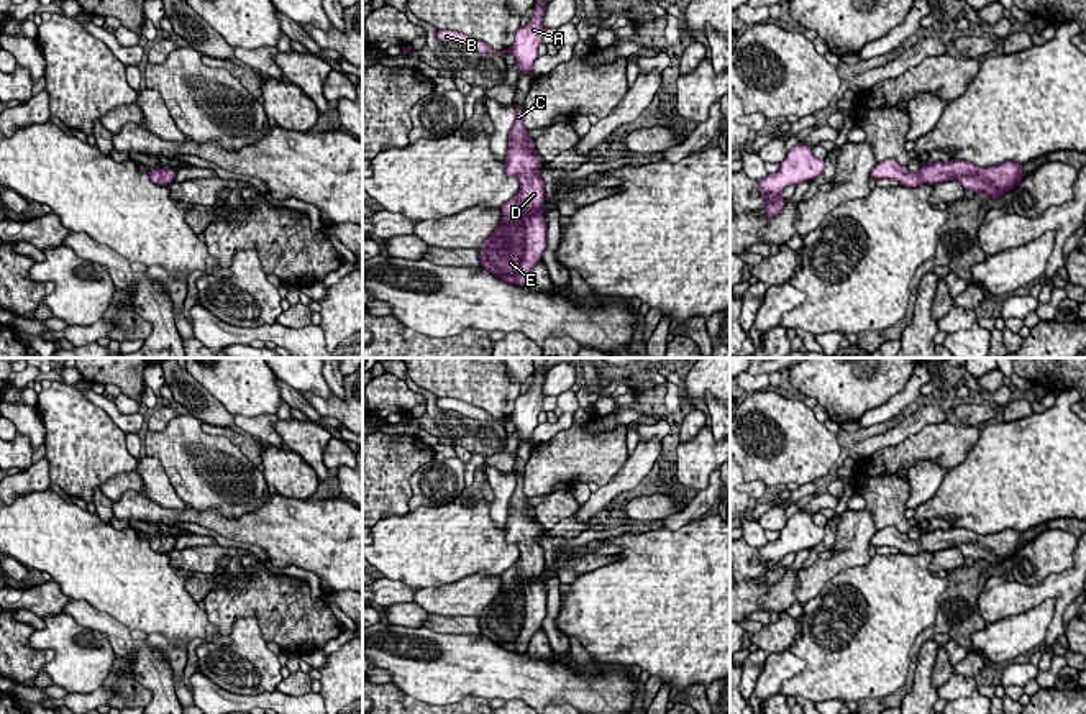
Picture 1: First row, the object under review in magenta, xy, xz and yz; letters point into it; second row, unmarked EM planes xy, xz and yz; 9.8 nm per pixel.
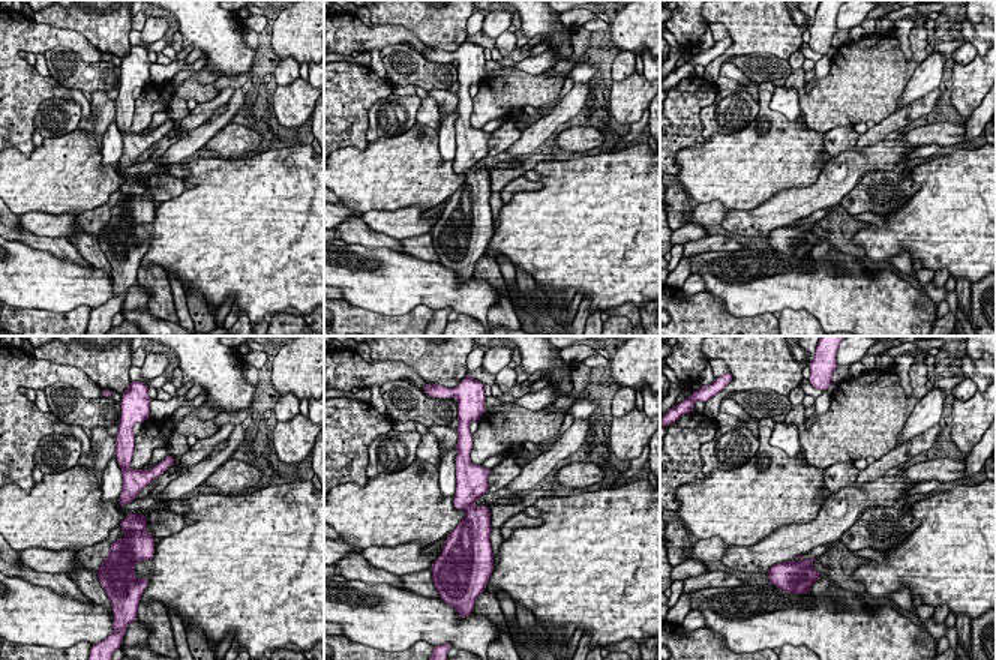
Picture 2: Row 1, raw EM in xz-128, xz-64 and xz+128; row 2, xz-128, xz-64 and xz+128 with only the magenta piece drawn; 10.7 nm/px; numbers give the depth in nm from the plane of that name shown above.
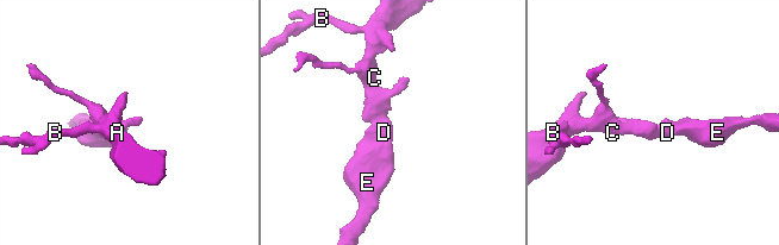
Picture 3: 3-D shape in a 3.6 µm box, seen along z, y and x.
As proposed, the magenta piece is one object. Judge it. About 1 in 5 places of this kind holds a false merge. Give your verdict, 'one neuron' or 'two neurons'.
one neuron

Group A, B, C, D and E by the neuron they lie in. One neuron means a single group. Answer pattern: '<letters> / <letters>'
A B C D E

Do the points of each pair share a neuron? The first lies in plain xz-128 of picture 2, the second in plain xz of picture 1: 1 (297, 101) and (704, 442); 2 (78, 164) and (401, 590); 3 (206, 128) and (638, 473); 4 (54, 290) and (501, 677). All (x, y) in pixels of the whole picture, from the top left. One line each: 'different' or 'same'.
1: same
2: different
3: same
4: same

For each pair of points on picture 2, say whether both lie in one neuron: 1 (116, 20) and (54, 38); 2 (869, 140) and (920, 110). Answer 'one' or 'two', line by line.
1: two
2: one

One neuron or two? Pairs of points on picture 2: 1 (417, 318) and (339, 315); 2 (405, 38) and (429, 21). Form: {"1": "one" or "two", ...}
{"1": "one", "2": "two"}

